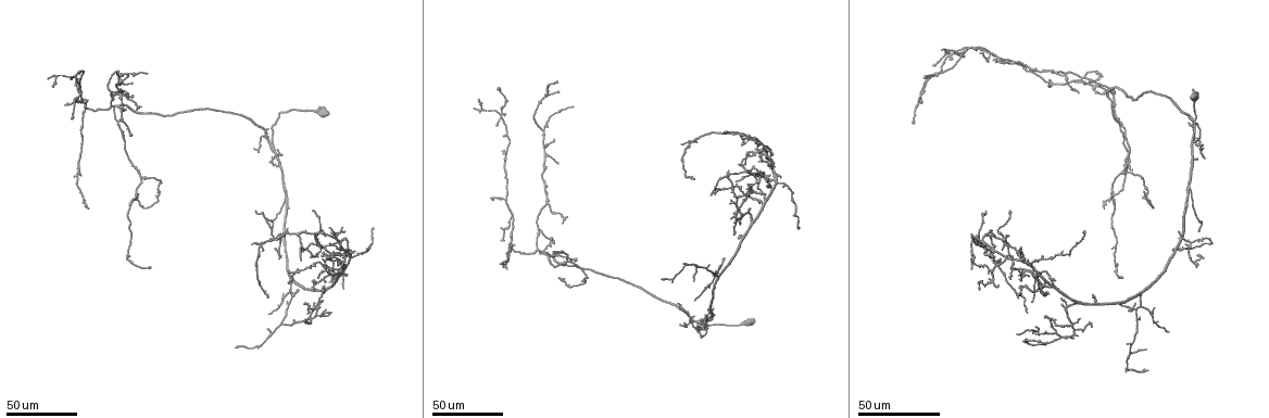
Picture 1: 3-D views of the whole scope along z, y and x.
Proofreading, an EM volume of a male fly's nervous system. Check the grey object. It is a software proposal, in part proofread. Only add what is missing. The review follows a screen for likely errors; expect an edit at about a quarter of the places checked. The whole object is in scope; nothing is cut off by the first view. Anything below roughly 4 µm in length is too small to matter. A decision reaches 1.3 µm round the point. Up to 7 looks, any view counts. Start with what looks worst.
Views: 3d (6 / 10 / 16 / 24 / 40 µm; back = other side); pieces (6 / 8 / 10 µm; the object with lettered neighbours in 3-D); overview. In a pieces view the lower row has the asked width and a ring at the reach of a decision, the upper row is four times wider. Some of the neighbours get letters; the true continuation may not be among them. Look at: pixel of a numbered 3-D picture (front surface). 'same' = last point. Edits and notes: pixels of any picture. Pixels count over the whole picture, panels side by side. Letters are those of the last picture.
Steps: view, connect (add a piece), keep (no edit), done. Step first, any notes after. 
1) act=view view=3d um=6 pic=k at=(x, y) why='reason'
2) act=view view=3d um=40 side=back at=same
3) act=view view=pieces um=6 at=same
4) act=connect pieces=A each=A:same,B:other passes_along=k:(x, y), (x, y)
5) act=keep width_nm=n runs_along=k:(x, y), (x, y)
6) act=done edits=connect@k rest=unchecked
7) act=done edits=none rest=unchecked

act=view view=3d um=40 pic=1 at=(146, 73) why='tapers out'

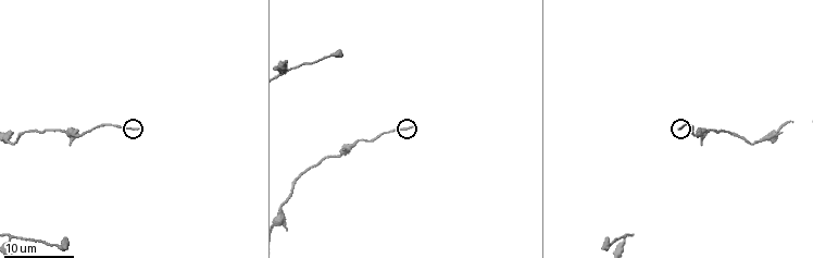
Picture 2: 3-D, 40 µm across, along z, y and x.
act=view view=3d um=6 pic=2 at=(139, 127) why='closer look'

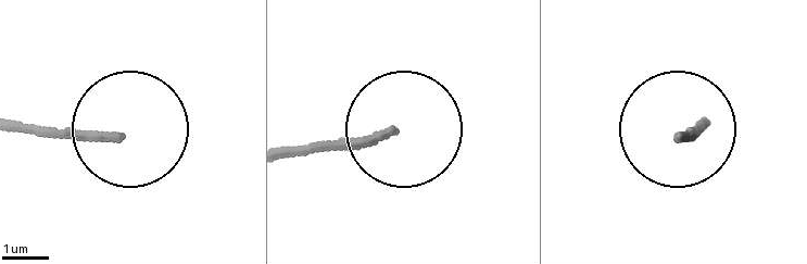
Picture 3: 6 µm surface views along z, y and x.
act=view view=pieces um=8 pic=3 at=(389, 133) why='what lies round it'

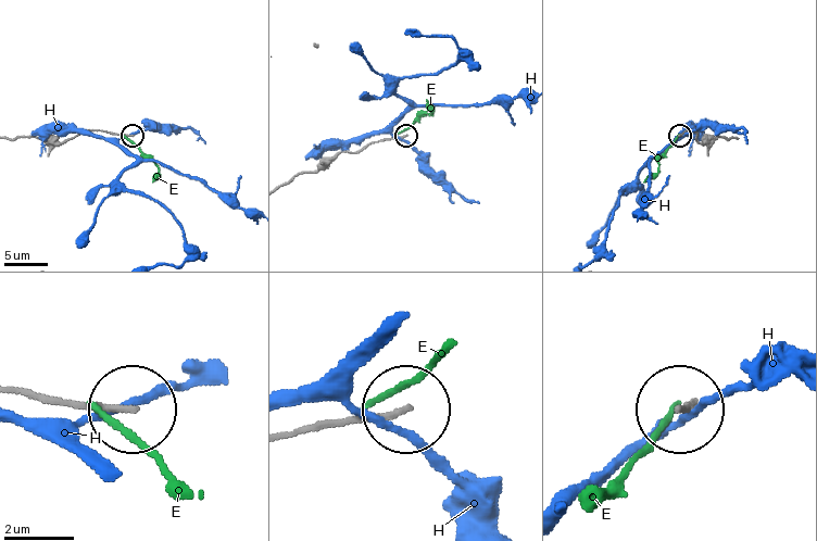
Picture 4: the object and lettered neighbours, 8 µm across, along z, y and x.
act=keep each=E:other,H:other runs_along=4:(292, 433), (403, 414) found='no lettered piece goes on from it'

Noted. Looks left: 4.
act=view view=3d um=40 pic=1 at=(1114, 246) why='branch stops here'

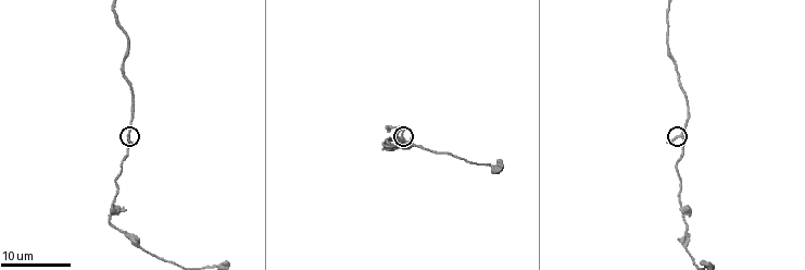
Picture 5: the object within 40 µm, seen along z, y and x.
act=view view=pieces um=6 pic=5 at=(403, 127) why='what lies round it'

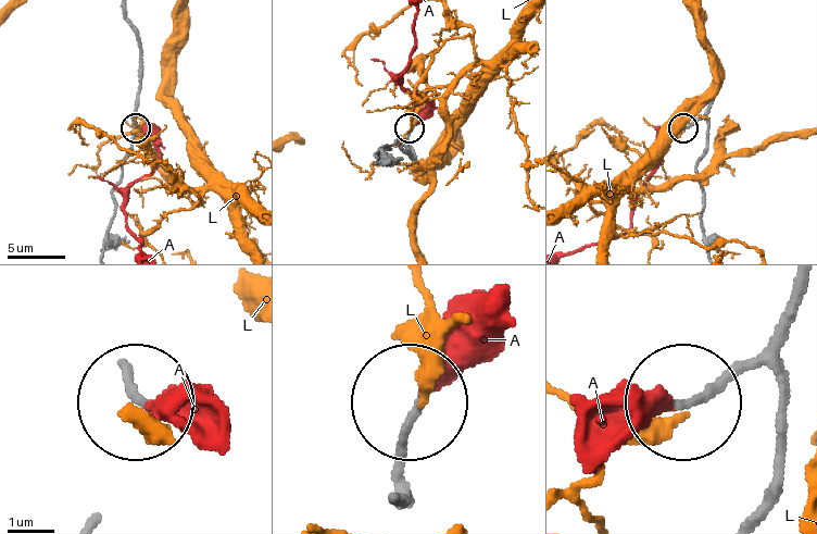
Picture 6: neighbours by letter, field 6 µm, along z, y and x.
act=connect pieces=A each=A:same,L:other passes_along=6:(126, 360), (185, 434) found='it goes on there'

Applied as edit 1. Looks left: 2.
act=view view=3d um=24 pic=1 at=(984, 221)

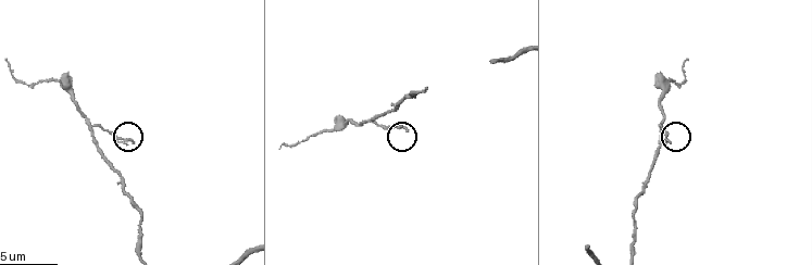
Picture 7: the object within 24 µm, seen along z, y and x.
act=view view=pieces um=8 pic=7 at=(134, 140)

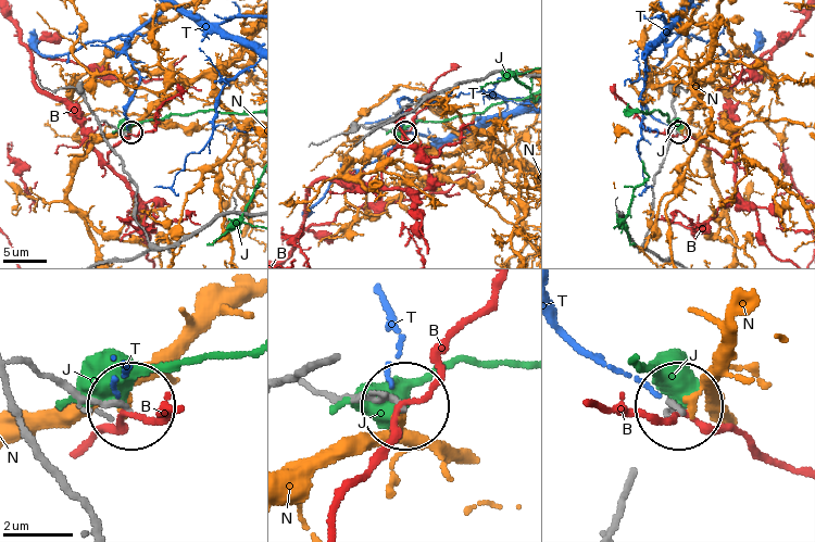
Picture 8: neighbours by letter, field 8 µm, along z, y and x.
act=keep width_nm=170 each=B:other,J:other,N:other,T:other runs_along=8:(137, 222), (135, 183), (101, 126), (105, 122), (130, 131) found='no lettered piece goes on from it'

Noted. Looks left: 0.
act=done edits=connect@6 rest=unchecked

